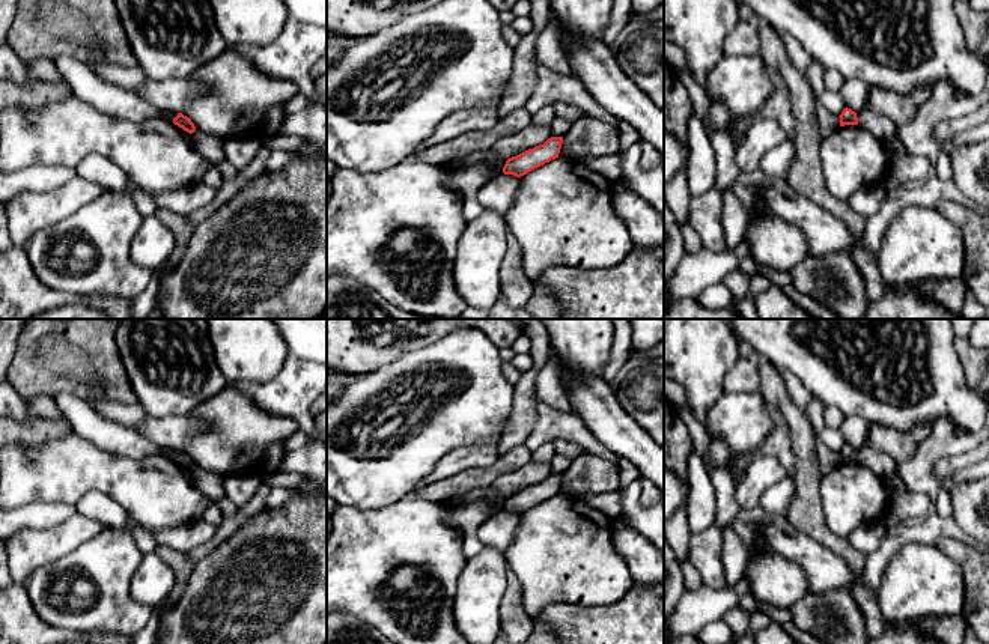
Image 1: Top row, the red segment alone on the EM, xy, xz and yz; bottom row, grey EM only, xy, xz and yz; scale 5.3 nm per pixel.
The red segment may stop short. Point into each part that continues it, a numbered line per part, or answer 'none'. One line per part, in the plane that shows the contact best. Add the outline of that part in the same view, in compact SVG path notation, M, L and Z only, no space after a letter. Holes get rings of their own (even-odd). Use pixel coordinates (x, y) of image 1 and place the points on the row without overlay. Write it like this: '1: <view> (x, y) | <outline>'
none

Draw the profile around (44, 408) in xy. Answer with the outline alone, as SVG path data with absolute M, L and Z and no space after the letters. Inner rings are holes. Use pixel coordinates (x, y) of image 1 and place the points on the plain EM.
M32 397L26 399L27 408L33 415L44 421L65 420L63 414L59 411L54 397Z

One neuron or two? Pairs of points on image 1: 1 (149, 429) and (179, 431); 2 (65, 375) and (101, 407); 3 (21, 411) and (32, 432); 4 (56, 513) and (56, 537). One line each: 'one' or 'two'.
1: one
2: two
3: two
4: two

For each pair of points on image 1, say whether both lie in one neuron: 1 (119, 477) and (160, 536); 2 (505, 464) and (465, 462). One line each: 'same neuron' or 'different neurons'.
1: different neurons
2: different neurons

